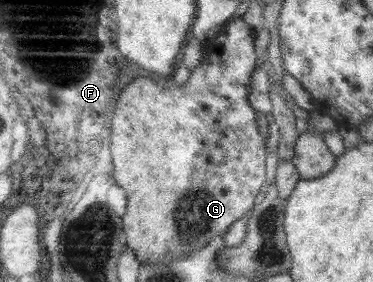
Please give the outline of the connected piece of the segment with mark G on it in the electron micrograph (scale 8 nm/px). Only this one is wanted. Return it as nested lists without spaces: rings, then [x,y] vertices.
[[[237,18],[234,21],[228,21],[223,30],[210,41],[206,41],[203,45],[203,51],[207,54],[205,60],[190,71],[188,81],[179,86],[175,83],[173,86],[159,84],[154,79],[146,79],[146,77],[138,77],[134,81],[130,81],[122,93],[120,93],[120,101],[116,103],[116,113],[112,117],[112,161],[114,161],[114,179],[116,183],[126,191],[128,197],[128,207],[126,207],[126,215],[122,217],[124,221],[123,230],[125,233],[126,245],[134,249],[136,259],[138,261],[146,261],[146,263],[166,263],[172,261],[176,257],[183,257],[189,251],[200,249],[216,236],[222,236],[227,232],[228,227],[237,219],[240,219],[253,209],[256,203],[256,196],[260,189],[266,186],[266,142],[267,140],[260,135],[257,129],[257,119],[260,116],[248,101],[250,92],[250,74],[255,69],[256,50],[254,49],[254,40],[256,31],[244,22],[243,18]]]

